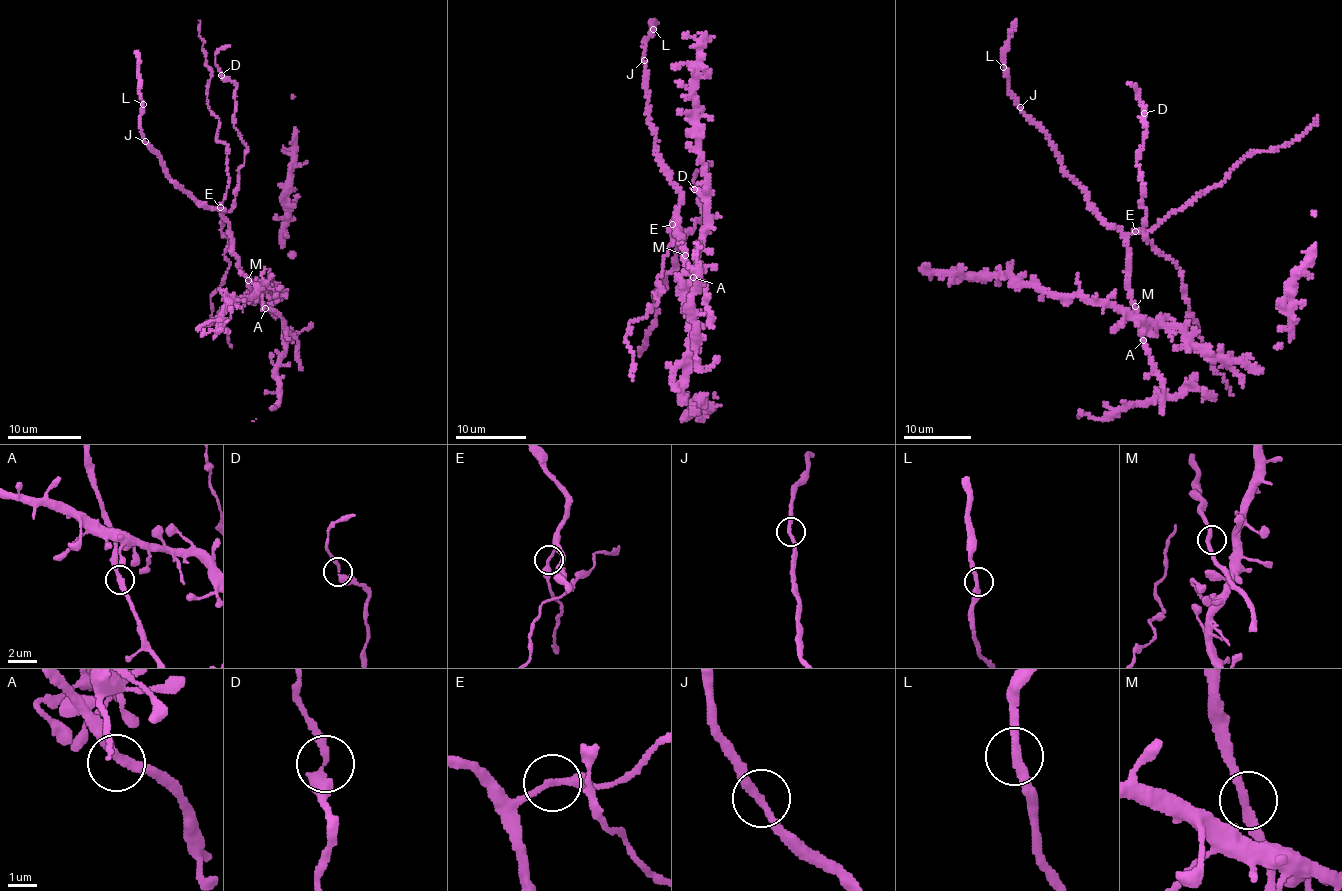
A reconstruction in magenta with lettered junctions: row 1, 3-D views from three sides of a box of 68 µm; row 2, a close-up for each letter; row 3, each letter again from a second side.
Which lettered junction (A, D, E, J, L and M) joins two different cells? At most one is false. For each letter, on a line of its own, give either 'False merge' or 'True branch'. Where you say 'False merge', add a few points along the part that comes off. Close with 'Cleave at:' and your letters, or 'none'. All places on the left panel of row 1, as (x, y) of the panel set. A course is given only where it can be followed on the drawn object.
A: True branch
D: True branch
E: True branch
J: True branch
L: True branch
M: True branch
Cleave at: none

